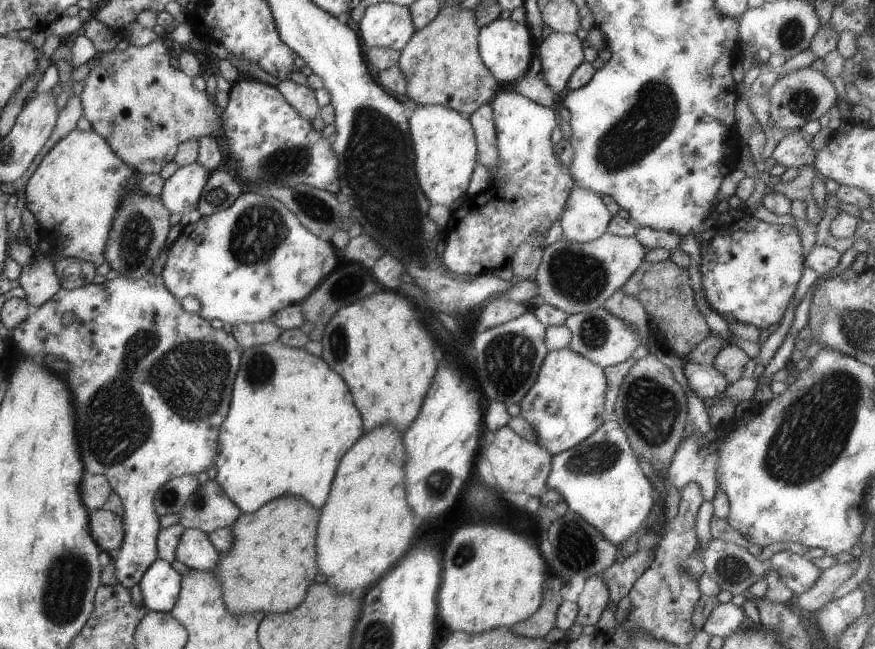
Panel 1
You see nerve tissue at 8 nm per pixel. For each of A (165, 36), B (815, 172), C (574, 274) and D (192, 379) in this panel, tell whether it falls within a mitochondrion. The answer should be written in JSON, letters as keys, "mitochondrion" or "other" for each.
{"A":"other","B":"other","C":"mitochondrion","D":"mitochondrion"}

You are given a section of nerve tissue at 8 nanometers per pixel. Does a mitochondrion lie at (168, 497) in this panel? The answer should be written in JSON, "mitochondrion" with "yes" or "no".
{"mitochondrion":"yes"}

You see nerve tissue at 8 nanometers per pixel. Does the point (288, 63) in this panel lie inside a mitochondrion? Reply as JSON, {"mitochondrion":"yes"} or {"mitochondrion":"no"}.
{"mitochondrion":"no"}

